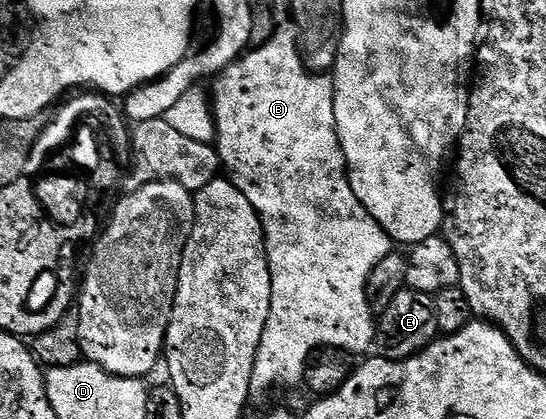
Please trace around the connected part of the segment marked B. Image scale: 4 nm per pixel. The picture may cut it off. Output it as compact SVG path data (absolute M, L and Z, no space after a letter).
M287 25L278 30L266 43L259 43L253 49L239 55L234 62L229 63L220 72L213 83L212 106L217 135L218 162L224 168L230 182L236 185L236 189L240 189L240 193L244 193L244 197L248 197L248 201L252 201L256 213L262 218L262 232L266 235L266 256L270 262L272 305L268 313L268 321L264 325L264 337L260 337L260 349L256 353L254 372L250 382L250 398L257 401L265 391L270 391L273 387L294 387L297 383L299 386L306 377L308 357L319 347L342 347L345 351L359 353L358 351L366 351L369 347L371 350L375 346L375 324L366 323L366 319L368 320L366 282L372 269L376 269L376 265L380 265L380 261L384 261L384 257L392 254L392 240L386 230L368 213L368 209L364 209L364 205L360 205L356 193L352 193L350 172L346 169L346 158L342 152L336 125L334 80L329 74L312 72L304 65L302 51L298 48L298 35L295 28Z

